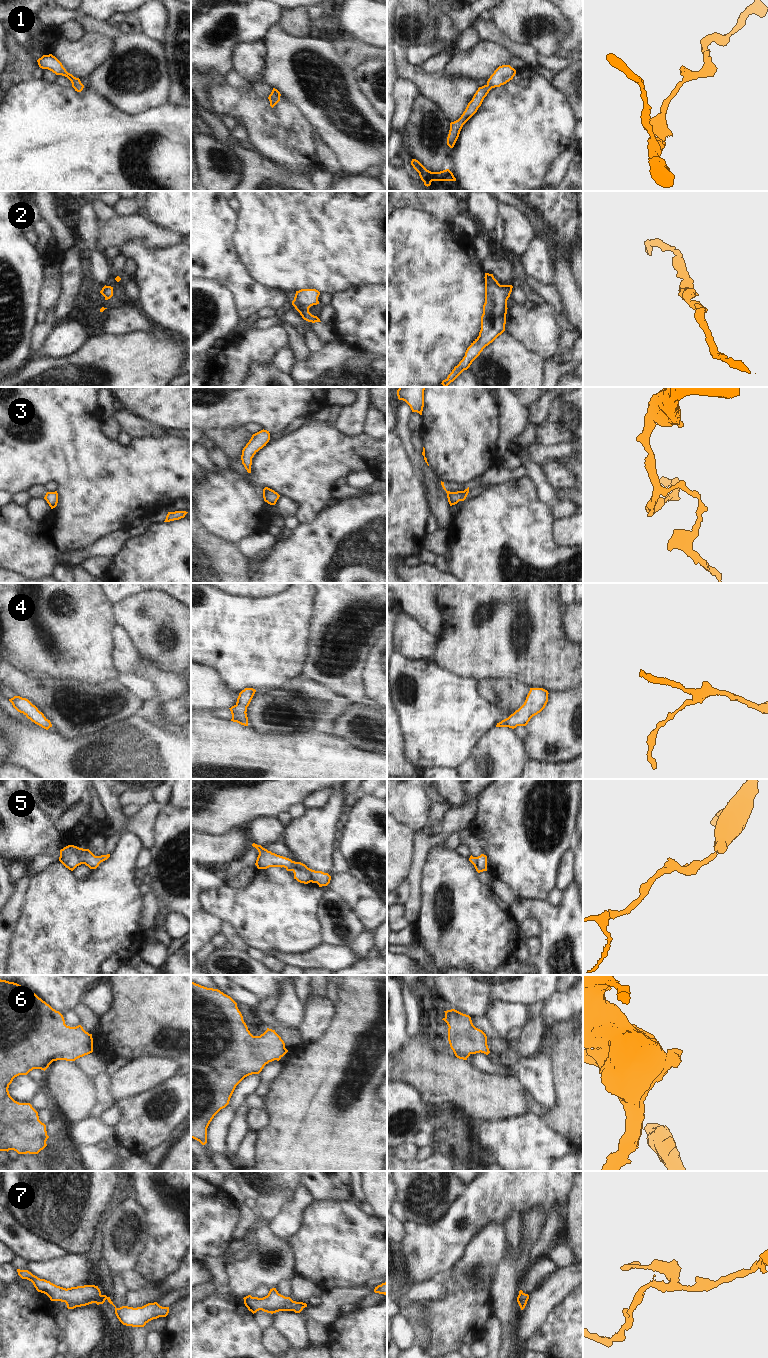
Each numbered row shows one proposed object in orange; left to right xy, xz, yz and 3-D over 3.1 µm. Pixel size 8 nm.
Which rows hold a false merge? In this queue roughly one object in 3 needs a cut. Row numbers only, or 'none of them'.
none of them

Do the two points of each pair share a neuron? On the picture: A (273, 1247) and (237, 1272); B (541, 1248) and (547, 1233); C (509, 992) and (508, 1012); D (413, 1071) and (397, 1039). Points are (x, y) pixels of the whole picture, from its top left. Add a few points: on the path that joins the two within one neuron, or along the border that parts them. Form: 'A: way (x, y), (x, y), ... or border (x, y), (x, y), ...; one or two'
A: way (264, 1251), (260, 1251), (246, 1265); one
B: way (542, 1244), (546, 1237); one
C: border (527, 1007), (496, 1000), (489, 1005), (487, 1011); two
D: border (408, 1037), (397, 1053); two

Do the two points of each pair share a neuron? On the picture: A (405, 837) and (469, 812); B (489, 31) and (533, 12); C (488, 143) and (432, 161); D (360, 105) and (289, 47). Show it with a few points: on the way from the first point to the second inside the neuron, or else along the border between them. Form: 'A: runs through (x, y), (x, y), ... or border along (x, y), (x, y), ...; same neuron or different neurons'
A: border along (415, 833), (414, 851), (411, 857); different neurons
B: border along (492, 21), (501, 32), (516, 42); different neurons
C: border along (453, 148), (447, 168); different neurons
D: runs through (347, 82), (346, 73), (340, 64), (312, 48); same neuron

